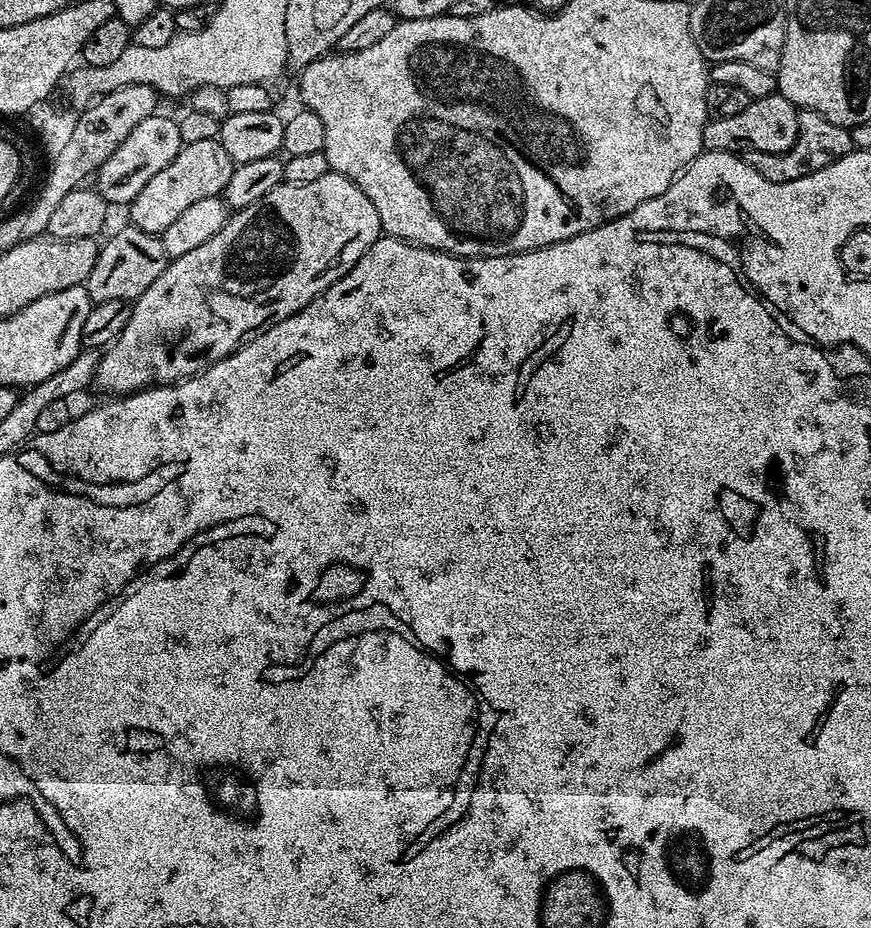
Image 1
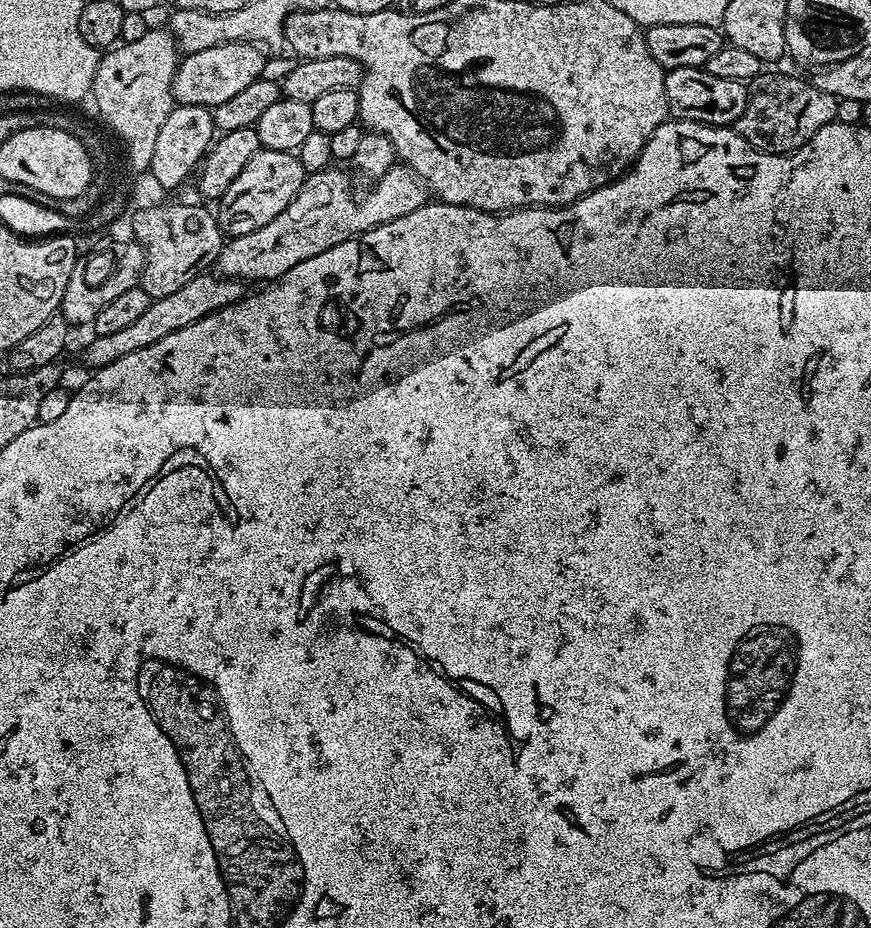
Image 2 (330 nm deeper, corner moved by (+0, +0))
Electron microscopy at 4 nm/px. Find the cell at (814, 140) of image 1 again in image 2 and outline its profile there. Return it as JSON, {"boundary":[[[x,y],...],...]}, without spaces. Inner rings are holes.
{"boundary":[[[765,70],[758,78],[748,81],[746,110],[742,110],[742,118],[738,118],[734,127],[736,133],[759,152],[783,156],[806,146],[822,126],[835,121],[837,99],[826,94],[826,90],[818,90],[818,86],[807,79],[772,71],[776,70]]]}

